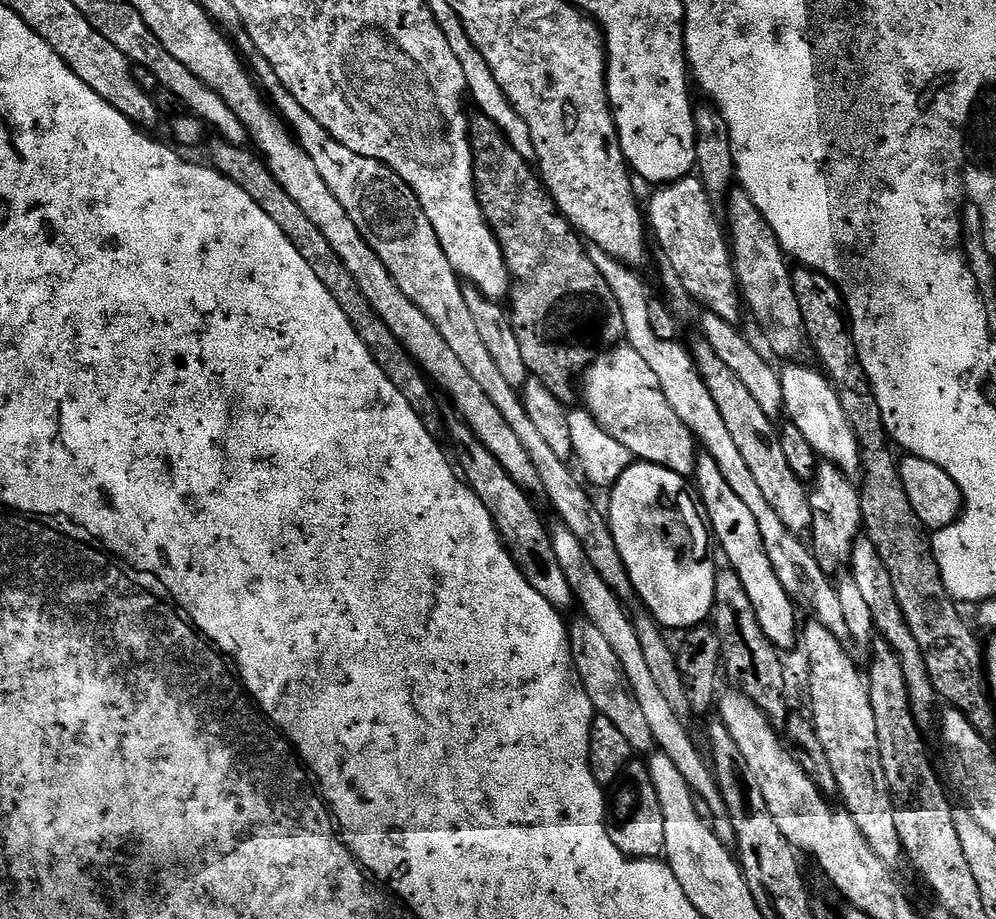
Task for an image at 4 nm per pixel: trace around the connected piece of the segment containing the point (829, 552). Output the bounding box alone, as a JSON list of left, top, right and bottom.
[809,461,863,576]

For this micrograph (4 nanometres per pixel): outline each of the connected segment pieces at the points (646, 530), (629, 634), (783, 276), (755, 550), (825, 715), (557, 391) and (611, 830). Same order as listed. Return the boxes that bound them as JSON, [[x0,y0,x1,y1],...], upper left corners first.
[[606,462,718,630],[550,522,736,845],[726,186,810,362],[694,454,798,650],[802,622,904,866],[470,114,626,406],[608,759,666,860]]

